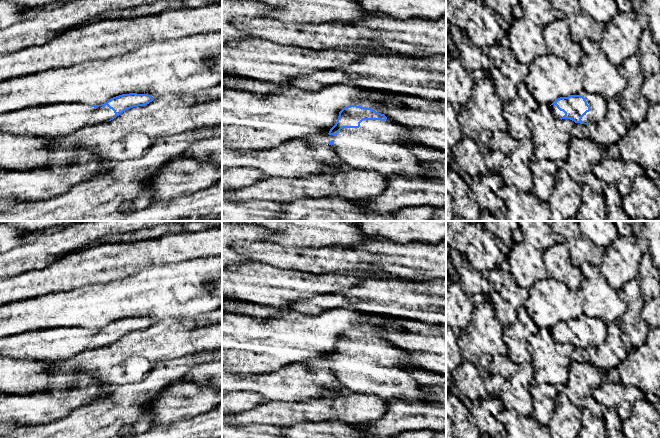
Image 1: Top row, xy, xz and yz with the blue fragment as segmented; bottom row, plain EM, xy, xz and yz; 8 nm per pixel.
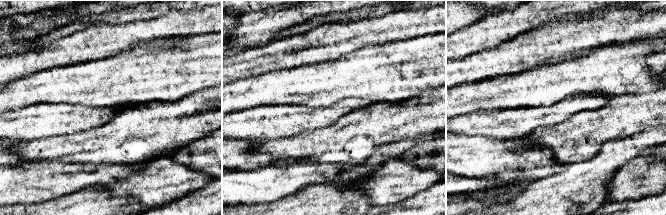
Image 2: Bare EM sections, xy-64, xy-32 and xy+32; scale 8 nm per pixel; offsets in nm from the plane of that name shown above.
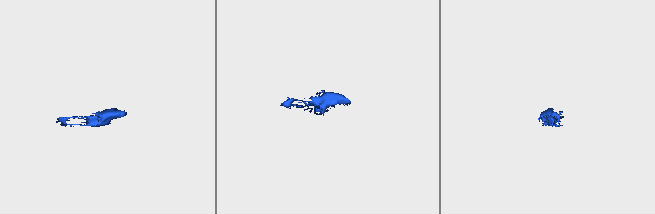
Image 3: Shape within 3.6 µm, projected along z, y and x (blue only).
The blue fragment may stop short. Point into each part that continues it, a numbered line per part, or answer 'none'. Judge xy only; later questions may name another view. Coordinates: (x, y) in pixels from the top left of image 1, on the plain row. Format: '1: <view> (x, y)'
1: xy (51, 345)

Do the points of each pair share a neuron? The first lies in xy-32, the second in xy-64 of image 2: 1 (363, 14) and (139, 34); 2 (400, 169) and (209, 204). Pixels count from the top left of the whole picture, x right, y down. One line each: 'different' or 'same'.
1: different
2: different

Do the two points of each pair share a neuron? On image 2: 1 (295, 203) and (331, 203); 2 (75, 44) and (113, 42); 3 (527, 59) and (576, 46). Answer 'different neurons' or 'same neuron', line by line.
1: same neuron
2: same neuron
3: same neuron

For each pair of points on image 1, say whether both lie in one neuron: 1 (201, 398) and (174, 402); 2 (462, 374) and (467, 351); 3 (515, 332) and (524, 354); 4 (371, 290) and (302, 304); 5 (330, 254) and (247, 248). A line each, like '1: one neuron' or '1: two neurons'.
1: one neuron
2: two neurons
3: one neuron
4: one neuron
5: one neuron

